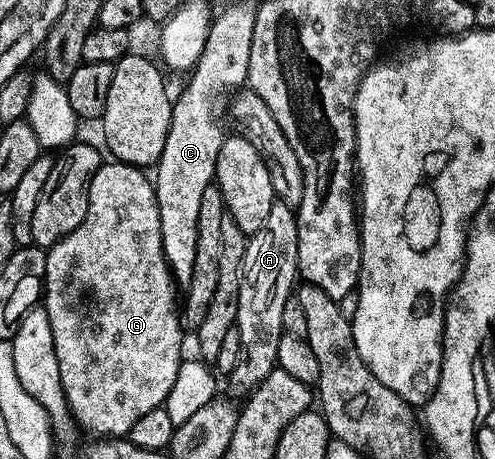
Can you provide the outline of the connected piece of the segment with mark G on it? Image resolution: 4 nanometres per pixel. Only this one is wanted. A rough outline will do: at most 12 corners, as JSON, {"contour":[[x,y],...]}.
{"contour":[[105,162],[47,252],[69,414],[125,438],[183,359],[153,180]]}

